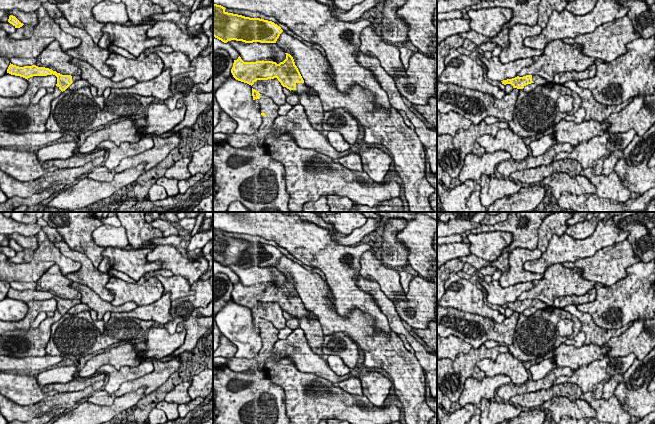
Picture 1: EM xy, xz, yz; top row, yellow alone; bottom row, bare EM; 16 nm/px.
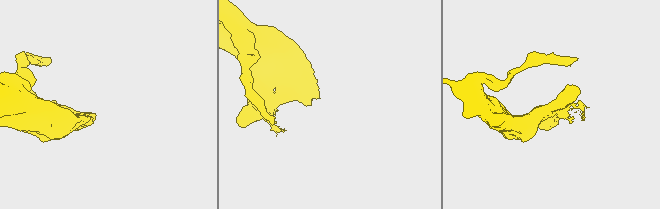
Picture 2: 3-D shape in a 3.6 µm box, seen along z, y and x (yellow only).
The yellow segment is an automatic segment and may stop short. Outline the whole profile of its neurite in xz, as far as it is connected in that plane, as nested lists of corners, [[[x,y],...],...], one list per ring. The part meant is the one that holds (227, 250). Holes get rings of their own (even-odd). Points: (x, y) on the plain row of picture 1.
[[[213,228],[213,260],[224,267],[231,264],[245,267],[276,267],[283,256],[272,245],[228,237],[225,231]]]

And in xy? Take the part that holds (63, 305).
[[[10,287],[7,297],[15,300],[20,300],[25,303],[29,303],[33,300],[47,300],[47,299],[55,299],[57,301],[57,308],[56,310],[63,316],[65,315],[73,306],[78,305],[81,303],[80,300],[77,299],[62,299],[53,295],[52,293],[45,292],[45,291],[38,291],[36,289],[32,290],[24,290],[19,291]]]

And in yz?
[[[526,299],[523,301],[515,301],[512,303],[507,303],[507,304],[503,304],[501,305],[502,308],[506,309],[506,308],[511,308],[513,310],[513,312],[517,312],[517,313],[523,313],[526,309],[531,308],[531,307],[536,307],[537,309],[544,309],[547,307],[547,304],[542,302],[539,299]]]

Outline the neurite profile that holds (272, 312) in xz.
[[[277,302],[268,304],[257,304],[252,312],[260,318],[271,322],[275,328],[281,330],[286,327],[286,319],[283,316],[283,310]]]

